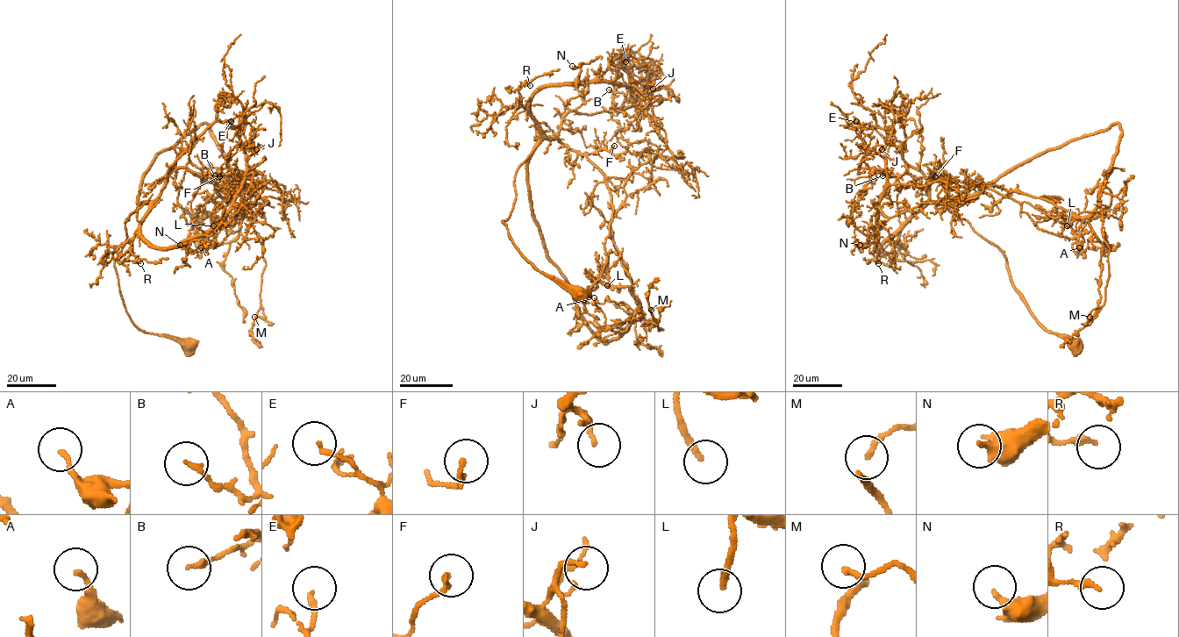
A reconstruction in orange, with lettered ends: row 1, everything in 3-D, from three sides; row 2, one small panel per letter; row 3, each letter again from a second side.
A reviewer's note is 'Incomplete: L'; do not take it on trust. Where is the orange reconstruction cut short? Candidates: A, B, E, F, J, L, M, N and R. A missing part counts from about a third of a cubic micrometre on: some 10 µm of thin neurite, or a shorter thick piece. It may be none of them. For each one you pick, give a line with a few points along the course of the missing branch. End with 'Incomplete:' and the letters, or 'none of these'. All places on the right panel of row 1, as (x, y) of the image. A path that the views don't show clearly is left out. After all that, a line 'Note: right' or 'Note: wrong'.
Incomplete: L
Note: right

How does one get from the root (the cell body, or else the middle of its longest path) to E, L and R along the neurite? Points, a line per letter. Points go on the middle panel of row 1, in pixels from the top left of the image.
E: (580, 295), (529, 263), (502, 222), (515, 172), (539, 139), (530, 100), (562, 82), (642, 93), (625, 61)
L: (580, 295), (529, 263), (502, 222), (543, 139), (604, 176), (632, 291), (607, 285)
R: (580, 295), (529, 263), (502, 222), (513, 206), (515, 172), (539, 139), (518, 89), (530, 85)

